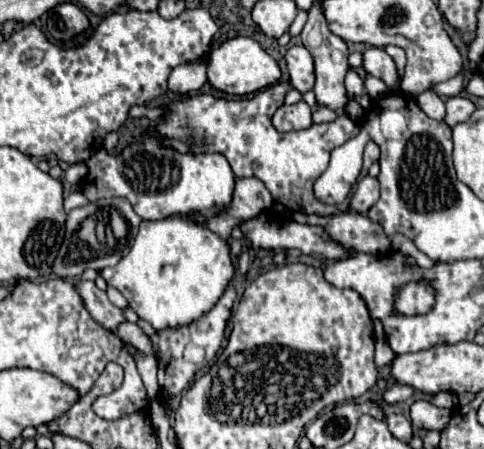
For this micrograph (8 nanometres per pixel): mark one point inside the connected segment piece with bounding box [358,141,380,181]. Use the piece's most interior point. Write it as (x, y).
(371, 154)

